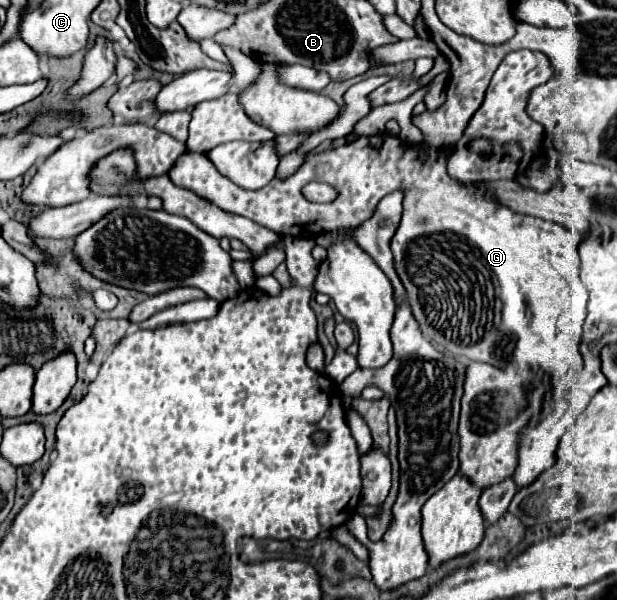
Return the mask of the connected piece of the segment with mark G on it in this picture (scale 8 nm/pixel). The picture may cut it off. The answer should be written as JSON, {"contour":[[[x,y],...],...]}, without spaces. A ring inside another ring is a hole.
{"contour":[[[235,93],[199,103],[191,115],[187,147],[171,135],[143,123],[99,127],[83,137],[75,137],[63,143],[39,167],[21,199],[39,207],[65,207],[87,199],[93,193],[89,173],[97,159],[121,147],[131,147],[141,153],[141,163],[135,161],[138,172],[132,179],[165,175],[177,161],[171,169],[171,181],[177,187],[189,189],[221,209],[235,211],[279,235],[301,239],[313,237],[313,233],[319,235],[346,226],[357,227],[373,215],[377,203],[388,193],[405,191],[403,217],[391,239],[391,251],[397,275],[407,289],[413,317],[421,325],[421,333],[429,341],[443,343],[451,353],[473,361],[505,367],[509,355],[519,355],[521,363],[545,371],[551,377],[551,399],[523,431],[519,465],[513,473],[515,483],[521,489],[555,463],[555,449],[561,435],[601,389],[601,385],[597,385],[597,373],[585,377],[583,357],[579,353],[581,325],[587,315],[587,291],[579,281],[581,235],[573,235],[559,223],[519,215],[483,197],[483,191],[467,185],[463,187],[447,175],[445,155],[449,151],[439,151],[433,159],[425,159],[417,145],[413,147],[387,133],[357,137],[333,151],[305,155],[301,169],[289,179],[279,181],[273,179],[279,157],[297,149],[307,135],[279,135],[277,141],[273,141],[275,133],[255,125],[245,115]],[[311,181],[331,185],[337,191],[337,199],[327,205],[307,201],[303,197],[303,187]],[[237,185],[259,191],[243,191]],[[535,437],[541,443],[539,451],[535,451]]]}

